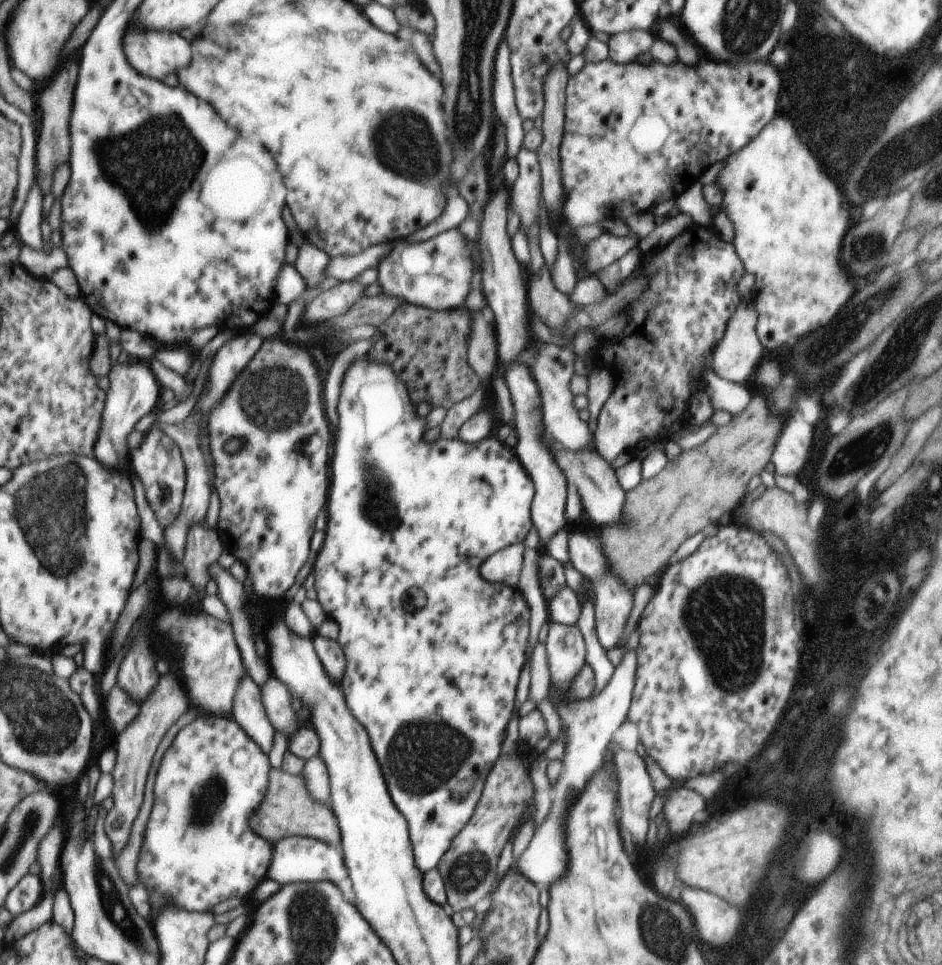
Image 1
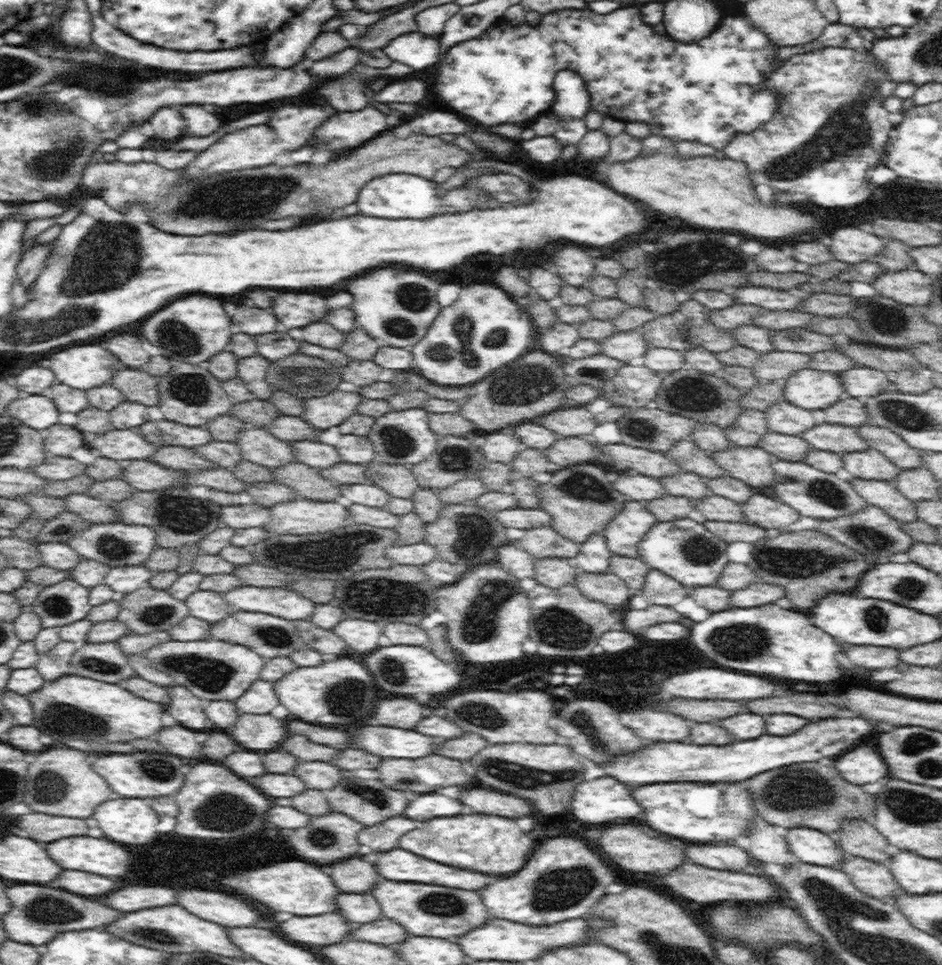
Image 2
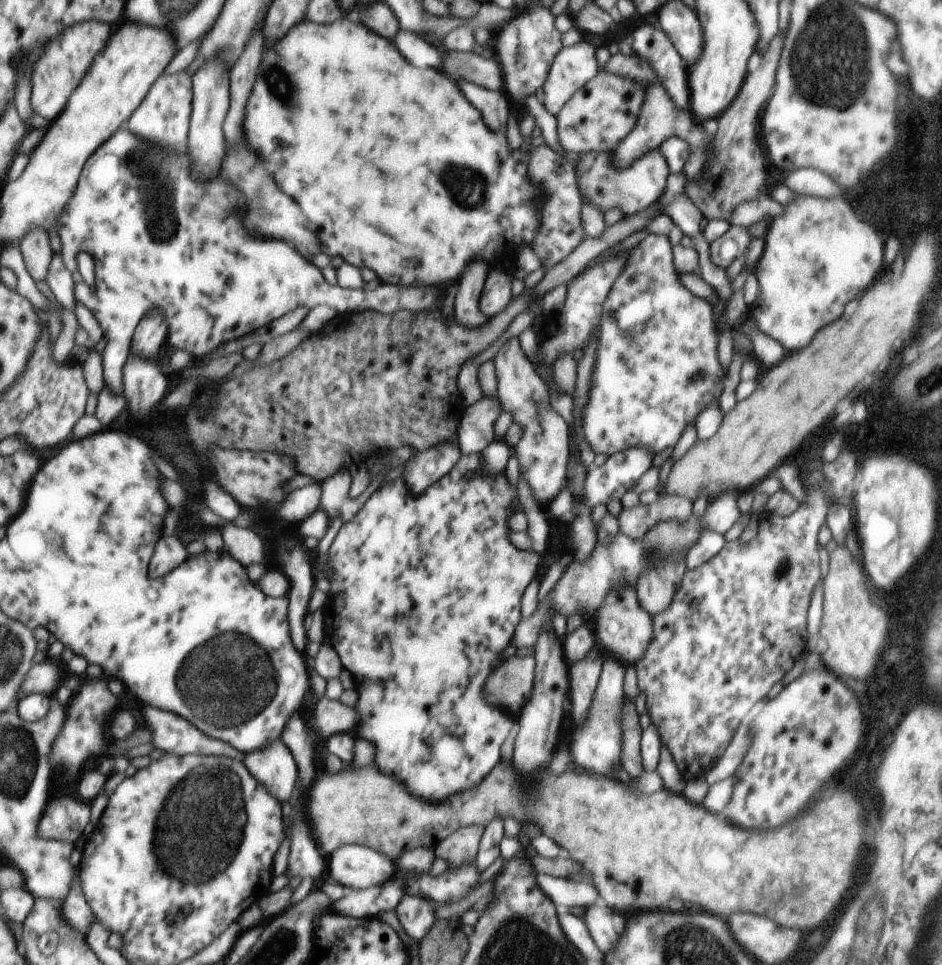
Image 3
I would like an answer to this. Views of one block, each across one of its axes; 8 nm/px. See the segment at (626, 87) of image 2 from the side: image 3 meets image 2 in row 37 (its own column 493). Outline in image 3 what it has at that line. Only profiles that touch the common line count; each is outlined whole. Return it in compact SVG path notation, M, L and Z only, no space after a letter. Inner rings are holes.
M469 454L469 456L461 455L459 460L453 464L453 467L446 474L443 474L439 480L435 480L433 484L429 484L425 492L419 494L419 496L413 496L413 494L411 494L408 487L405 486L402 476L389 482L383 482L383 484L380 484L379 490L373 492L373 494L367 498L367 502L361 506L361 510L359 510L349 522L343 524L339 536L335 536L335 542L333 542L333 546L331 546L331 564L333 564L333 566L331 566L331 572L337 572L337 574L335 574L335 582L337 582L337 584L347 584L347 586L333 586L333 592L335 592L335 594L333 594L333 598L331 598L331 606L327 604L327 606L323 608L323 610L325 610L325 626L327 626L325 630L327 630L327 636L329 636L331 644L333 644L333 648L337 646L335 651L339 654L344 669L349 670L351 675L355 676L355 680L357 680L357 690L361 690L361 706L359 706L359 704L354 706L355 710L361 710L360 715L357 716L357 728L355 728L357 738L361 736L365 742L369 742L369 744L375 746L375 758L373 758L373 762L377 764L377 770L384 771L385 775L395 776L399 782L403 782L403 784L407 786L407 790L409 790L413 796L417 796L419 800L425 800L425 802L445 802L449 797L464 793L465 790L476 789L477 786L484 781L484 778L492 772L495 764L497 764L497 760L499 760L499 744L507 738L507 734L509 734L509 730L511 730L511 726L513 726L511 716L507 716L505 712L493 708L493 706L497 706L496 703L487 702L487 704L485 704L485 702L481 700L481 690L479 690L479 688L481 688L485 676L493 672L495 658L499 656L499 652L509 644L509 640L516 634L516 628L517 625L519 625L519 594L523 594L525 586L533 580L535 570L537 570L537 560L539 560L539 556L538 554L530 553L529 551L516 550L509 542L507 542L507 540L509 540L507 534L512 533L512 531L507 528L507 518L509 518L511 512L515 512L515 510L517 510L517 512L521 511L518 500L515 500L515 488L511 488L511 484L507 482L505 468L503 468L503 472L497 474L497 476L493 476L493 474L485 474L483 468L484 460L481 459L481 454ZM469 472L473 475L471 478L465 476L465 474L469 474ZM381 486L383 486L383 488L381 488ZM425 552L427 552L427 554L425 554ZM355 584L357 584L357 586L355 586ZM355 604L357 604L357 606L355 606ZM357 650L367 650L367 652L357 652Z

